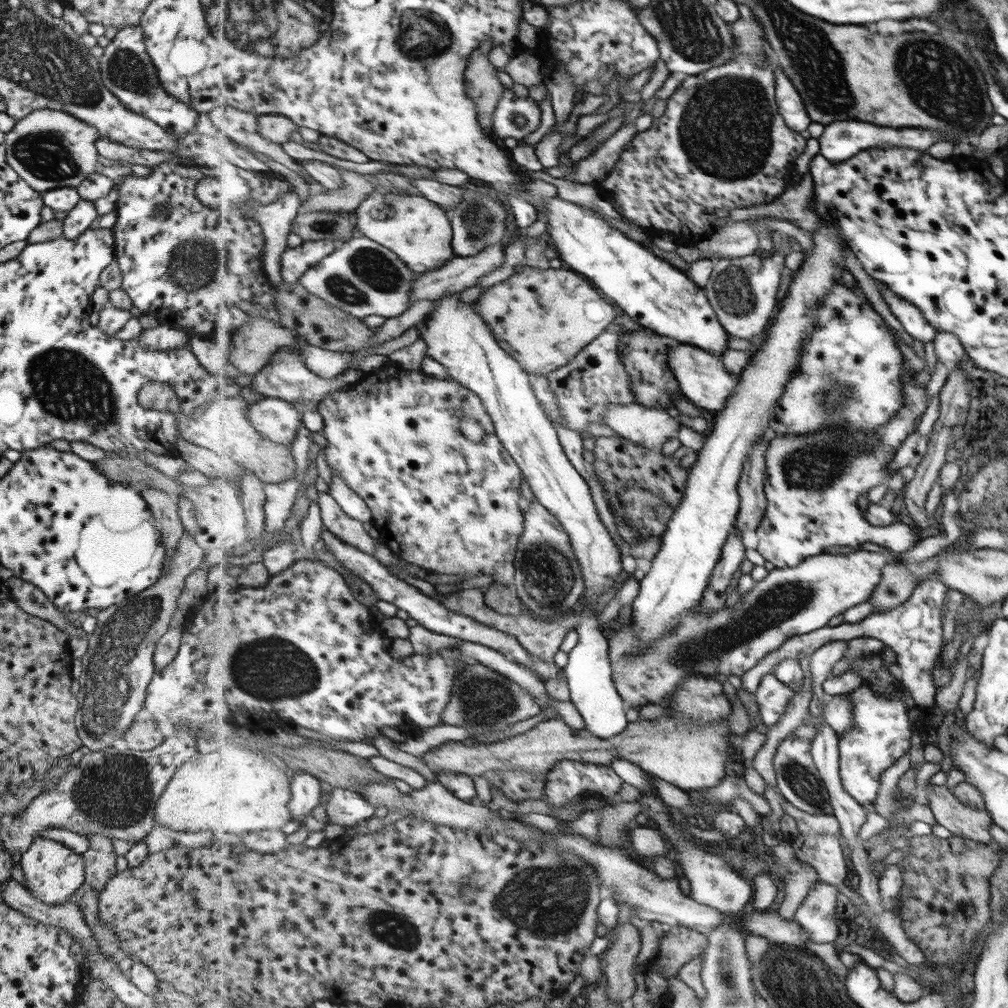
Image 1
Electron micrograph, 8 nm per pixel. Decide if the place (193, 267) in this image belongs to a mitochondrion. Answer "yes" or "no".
yes

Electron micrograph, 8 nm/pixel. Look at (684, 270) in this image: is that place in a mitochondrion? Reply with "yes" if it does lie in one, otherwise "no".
no

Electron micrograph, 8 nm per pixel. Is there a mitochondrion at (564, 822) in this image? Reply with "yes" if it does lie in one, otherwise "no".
no

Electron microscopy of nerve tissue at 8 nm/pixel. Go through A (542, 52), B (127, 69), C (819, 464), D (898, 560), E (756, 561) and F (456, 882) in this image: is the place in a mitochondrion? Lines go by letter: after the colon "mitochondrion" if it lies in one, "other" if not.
A: other
B: mitochondrion
C: mitochondrion
D: other
E: other
F: mitochondrion

